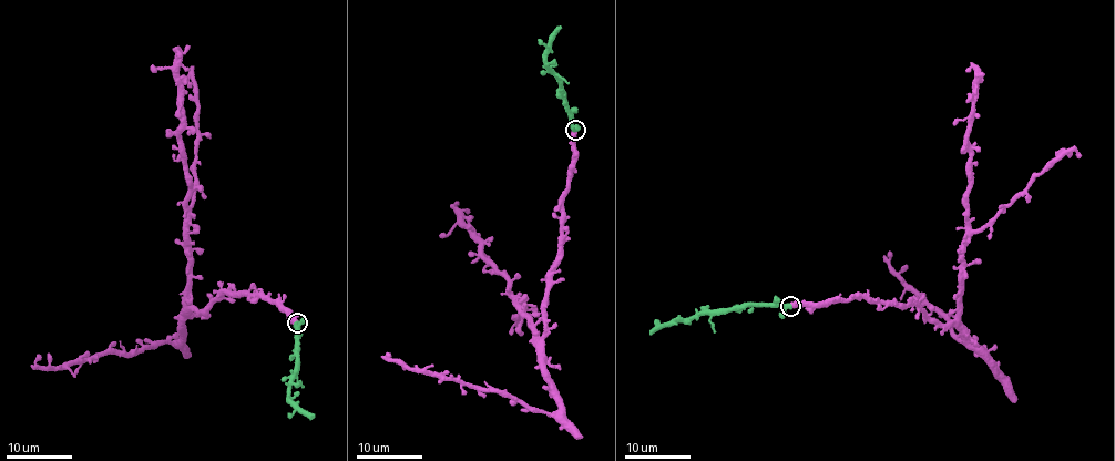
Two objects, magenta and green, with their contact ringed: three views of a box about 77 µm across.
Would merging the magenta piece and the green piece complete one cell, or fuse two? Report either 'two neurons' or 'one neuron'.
one neuron

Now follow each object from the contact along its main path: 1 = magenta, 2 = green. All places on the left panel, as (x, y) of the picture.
1: (296, 323), (280, 301), (245, 289), (197, 313), (190, 303), (177, 57)
2: (296, 323), (299, 366), (287, 396), (298, 410), (315, 413)

